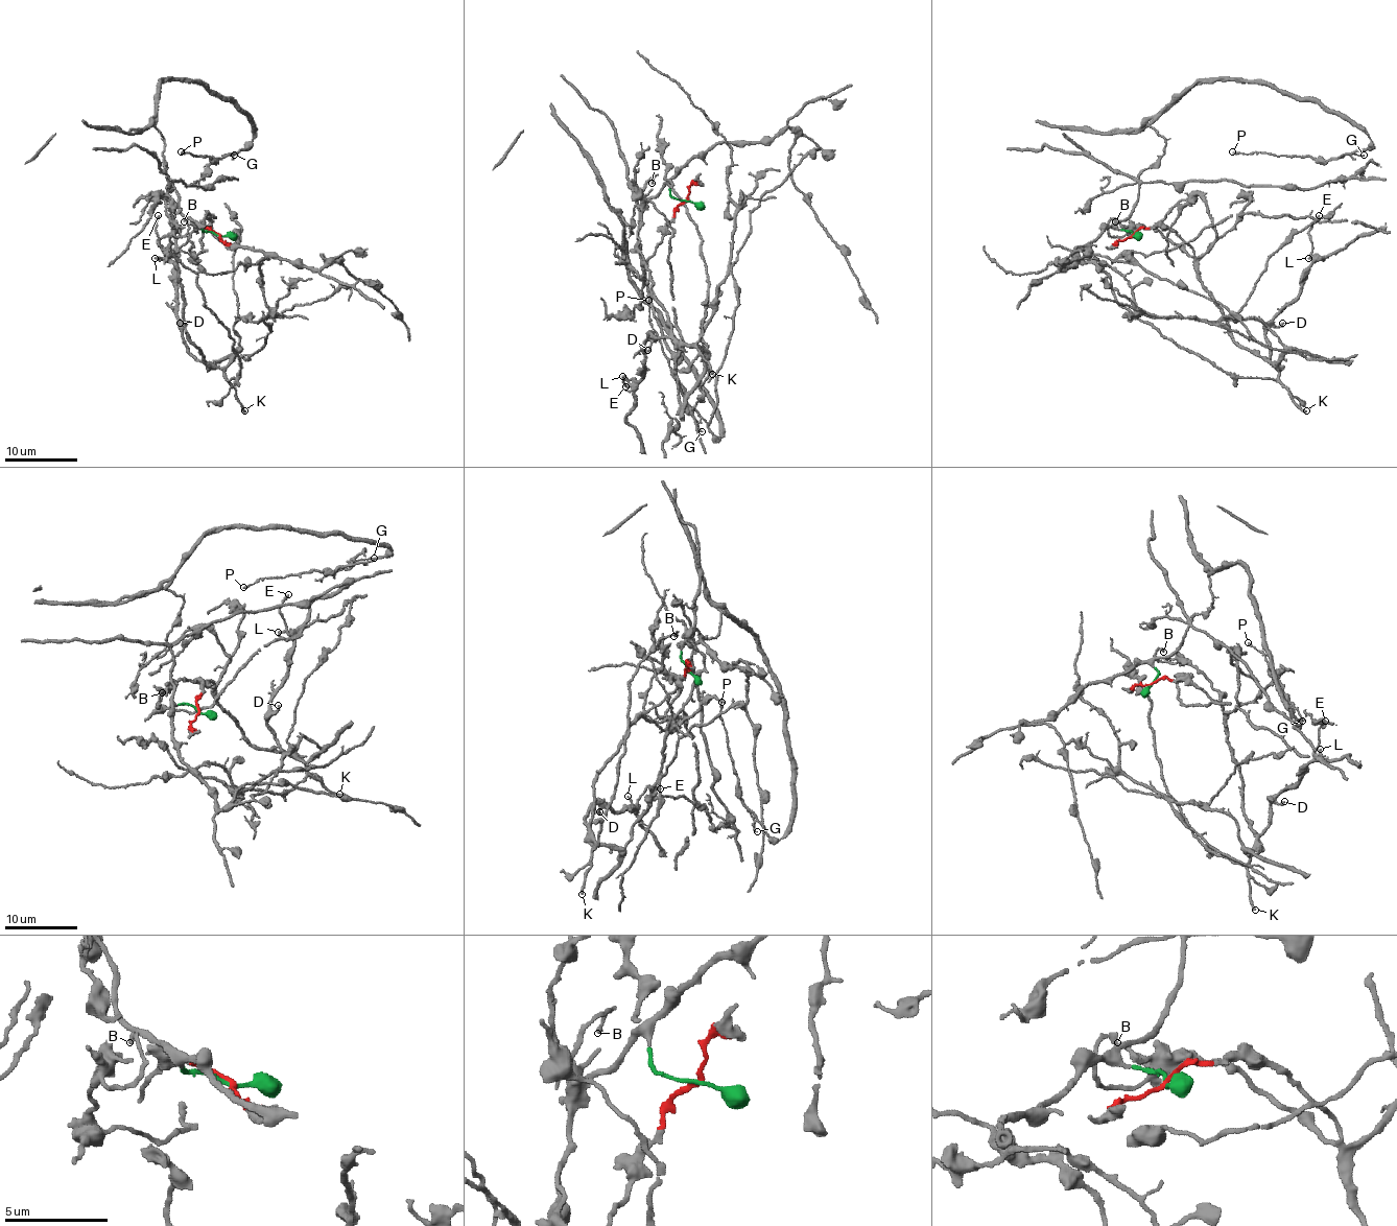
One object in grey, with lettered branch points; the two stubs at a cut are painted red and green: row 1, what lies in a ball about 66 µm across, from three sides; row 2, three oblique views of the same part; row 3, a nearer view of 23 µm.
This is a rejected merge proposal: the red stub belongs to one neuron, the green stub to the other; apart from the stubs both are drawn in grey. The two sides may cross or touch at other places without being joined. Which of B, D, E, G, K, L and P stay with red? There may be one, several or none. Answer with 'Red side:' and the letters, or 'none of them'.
Red side: B, D, E, K, L

